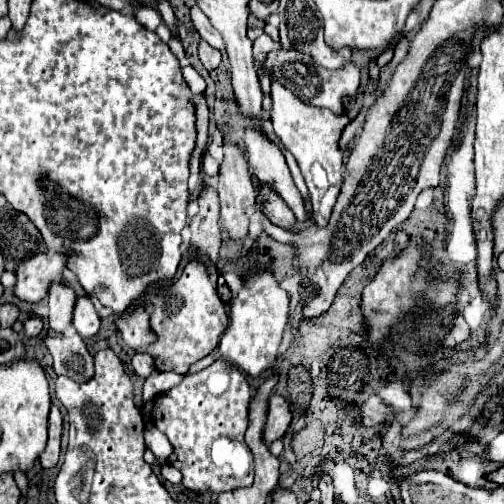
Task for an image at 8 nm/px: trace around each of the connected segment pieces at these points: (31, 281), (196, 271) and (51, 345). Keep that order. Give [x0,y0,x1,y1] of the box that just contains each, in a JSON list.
[[14,252,64,304],[136,260,228,374],[42,332,92,382]]

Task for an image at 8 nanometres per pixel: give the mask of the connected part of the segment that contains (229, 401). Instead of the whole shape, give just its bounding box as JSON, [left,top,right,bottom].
[152,358,252,492]

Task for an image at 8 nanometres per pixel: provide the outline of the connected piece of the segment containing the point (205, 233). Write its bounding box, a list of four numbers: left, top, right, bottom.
[190,184,220,262]

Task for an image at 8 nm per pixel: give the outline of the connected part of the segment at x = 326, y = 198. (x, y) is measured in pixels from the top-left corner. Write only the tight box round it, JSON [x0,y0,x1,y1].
[270,76,348,228]

